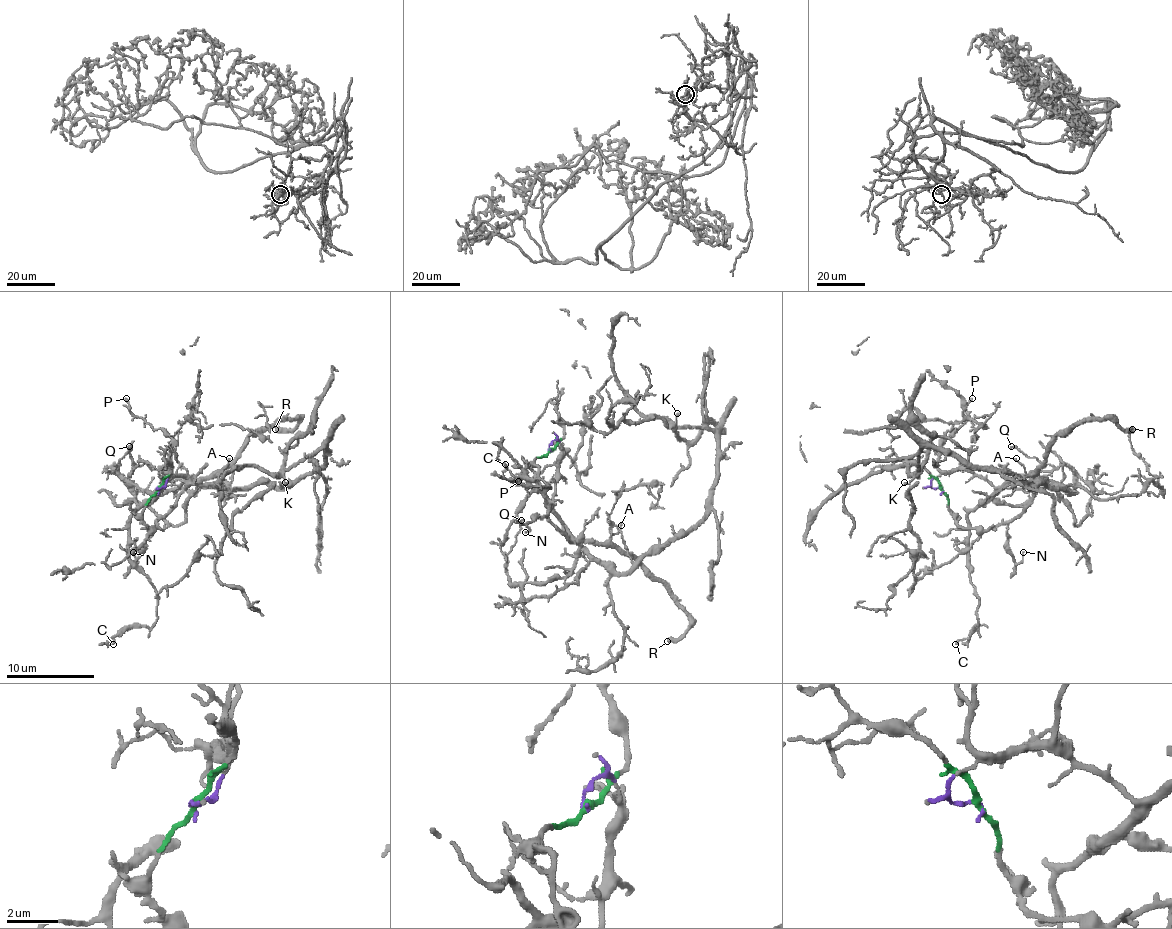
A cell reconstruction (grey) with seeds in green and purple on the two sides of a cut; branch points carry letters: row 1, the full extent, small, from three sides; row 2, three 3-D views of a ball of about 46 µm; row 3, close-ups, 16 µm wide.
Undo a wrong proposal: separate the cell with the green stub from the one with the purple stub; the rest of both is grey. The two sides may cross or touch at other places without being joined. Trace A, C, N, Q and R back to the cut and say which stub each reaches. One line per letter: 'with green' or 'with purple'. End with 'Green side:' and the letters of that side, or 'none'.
A: with green
C: with purple
N: with green
Q: with green
R: with green
Green side: A, N, Q, R

